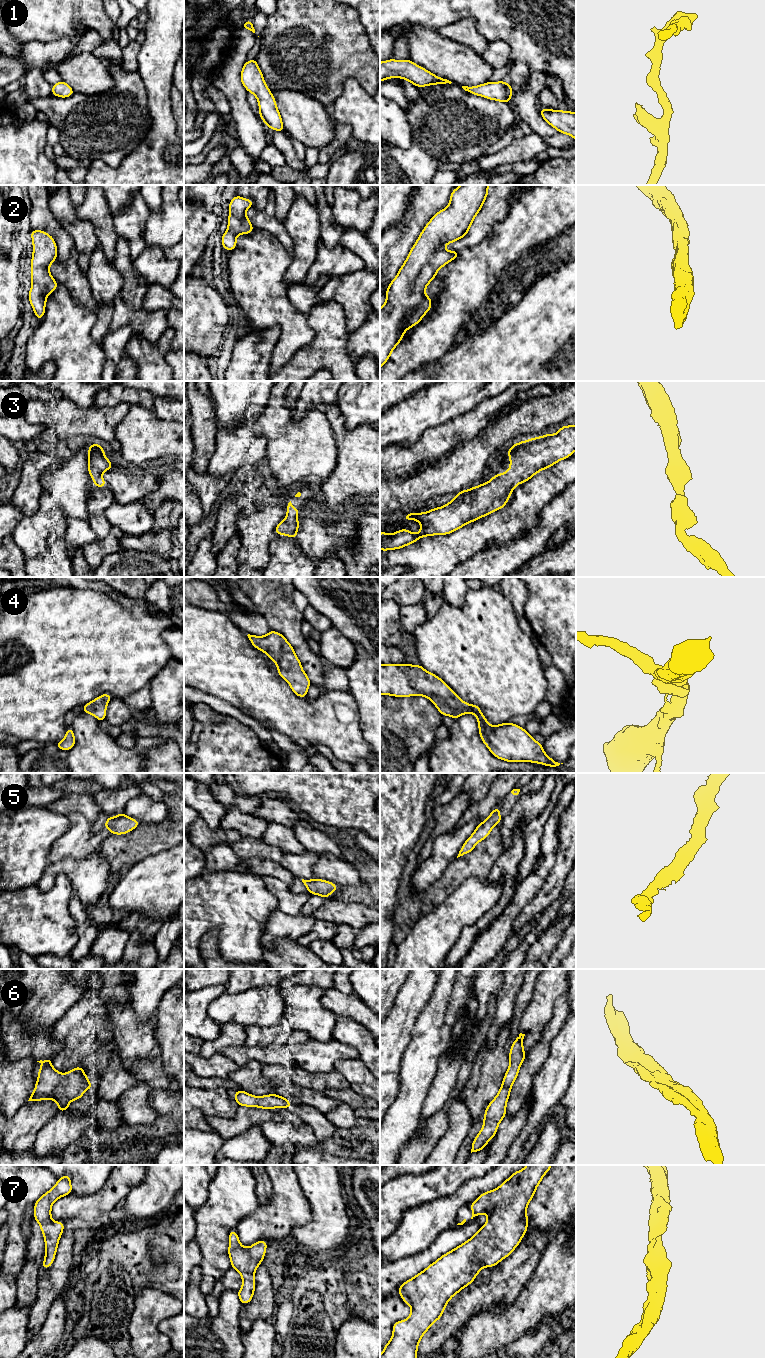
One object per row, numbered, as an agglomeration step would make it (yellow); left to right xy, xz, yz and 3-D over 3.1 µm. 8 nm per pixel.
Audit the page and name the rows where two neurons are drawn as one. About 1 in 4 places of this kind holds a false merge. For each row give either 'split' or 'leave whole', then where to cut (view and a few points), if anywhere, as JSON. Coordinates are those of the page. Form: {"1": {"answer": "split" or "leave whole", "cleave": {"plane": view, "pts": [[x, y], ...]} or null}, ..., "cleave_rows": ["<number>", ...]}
{"1": {"answer": "leave whole", "cleave": null}, "2": {"answer": "leave whole", "cleave": null}, "3": {"answer": "leave whole", "cleave": null}, "4": {"answer": "leave whole", "cleave": null}, "5": {"answer": "leave whole", "cleave": null}, "6": {"answer": "leave whole", "cleave": null}, "7": {"answer": "leave whole", "cleave": null}, "cleave_rows": []}

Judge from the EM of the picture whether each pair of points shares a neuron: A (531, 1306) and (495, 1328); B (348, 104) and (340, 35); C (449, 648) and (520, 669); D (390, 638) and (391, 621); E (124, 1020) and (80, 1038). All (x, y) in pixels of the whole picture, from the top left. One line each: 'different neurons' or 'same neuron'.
A: same neuron
B: different neurons
C: same neuron
D: same neuron
E: different neurons

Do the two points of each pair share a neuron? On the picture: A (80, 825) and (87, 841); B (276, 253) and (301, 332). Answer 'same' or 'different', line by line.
A: same
B: same

